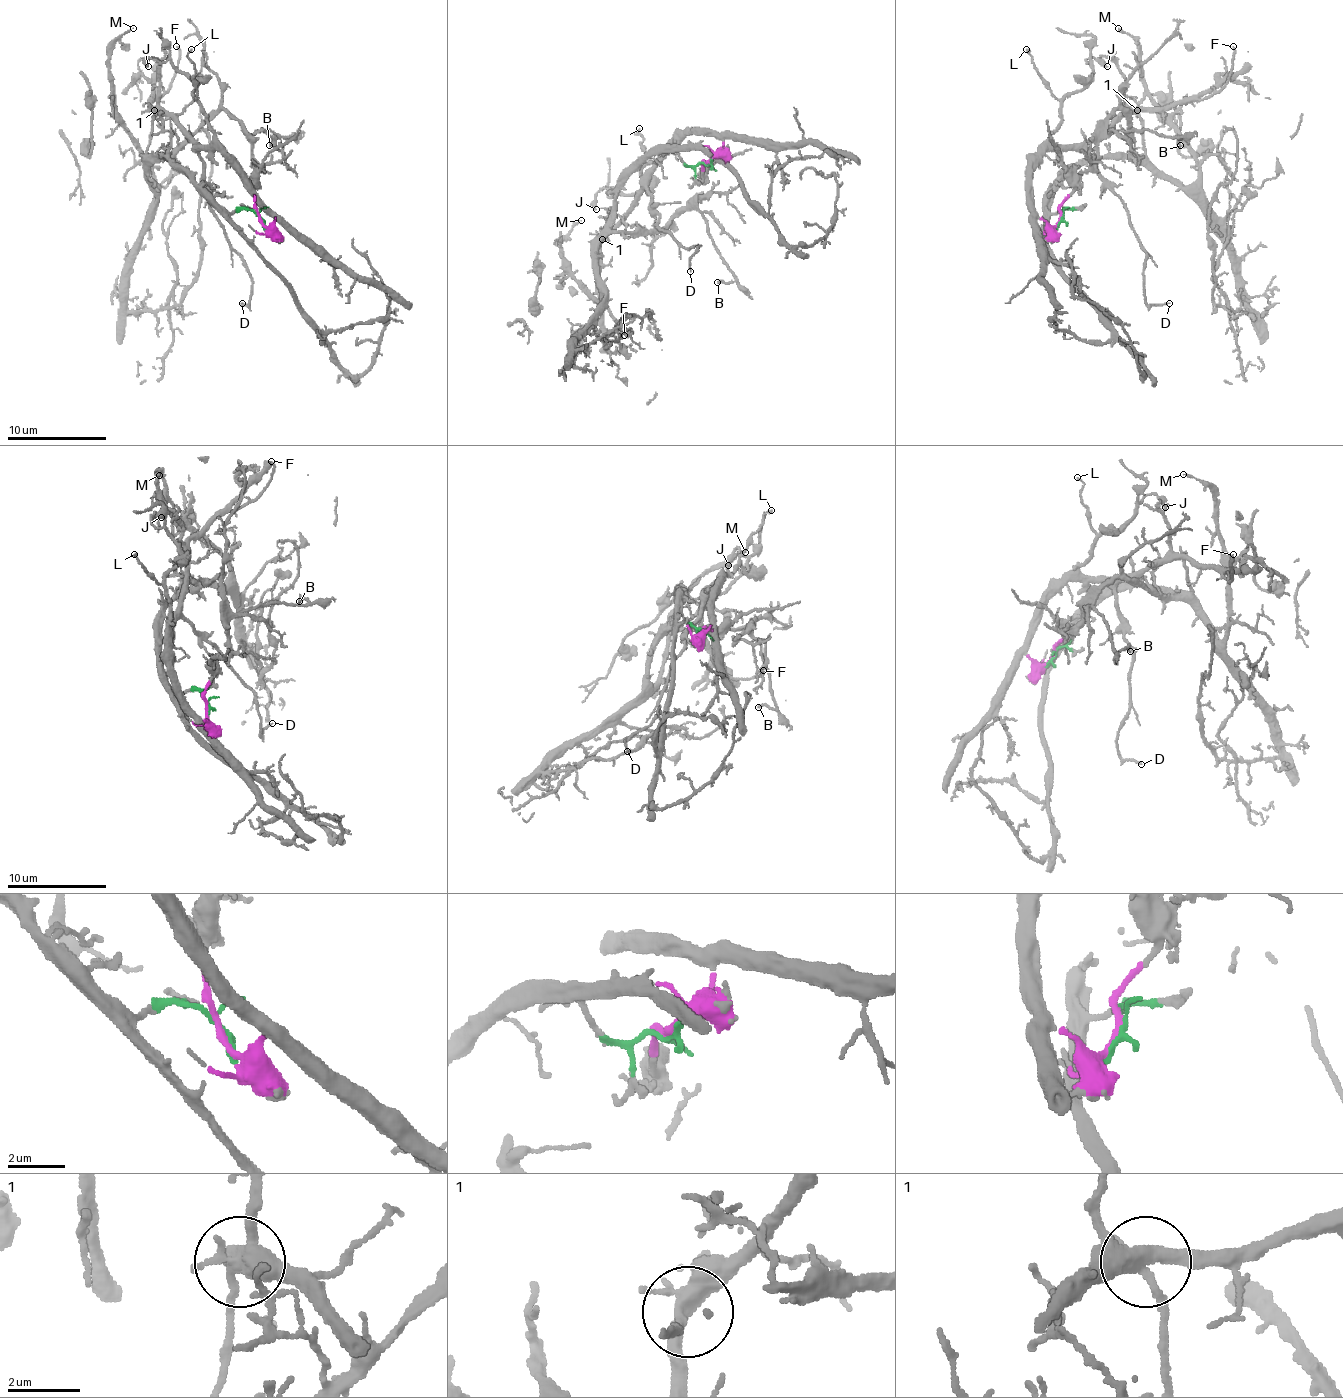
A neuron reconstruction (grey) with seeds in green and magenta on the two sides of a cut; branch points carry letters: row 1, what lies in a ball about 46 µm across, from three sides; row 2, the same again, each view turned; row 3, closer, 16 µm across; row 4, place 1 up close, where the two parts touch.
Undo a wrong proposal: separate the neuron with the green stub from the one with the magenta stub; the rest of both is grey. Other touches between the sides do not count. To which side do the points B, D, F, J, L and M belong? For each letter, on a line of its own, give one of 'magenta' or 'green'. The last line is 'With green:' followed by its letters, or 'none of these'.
B: green
D: magenta
F: magenta
J: magenta
L: magenta
M: green
With green: B, M

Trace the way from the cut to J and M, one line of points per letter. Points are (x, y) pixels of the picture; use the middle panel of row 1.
J: (709, 162), (719, 140), (685, 132), (642, 170), (642, 187), (632, 195), (605, 187), (595, 210)
M: (709, 162), (687, 165), (657, 147), (627, 177), (597, 247), (600, 299), (565, 267), (558, 244), (580, 220)

